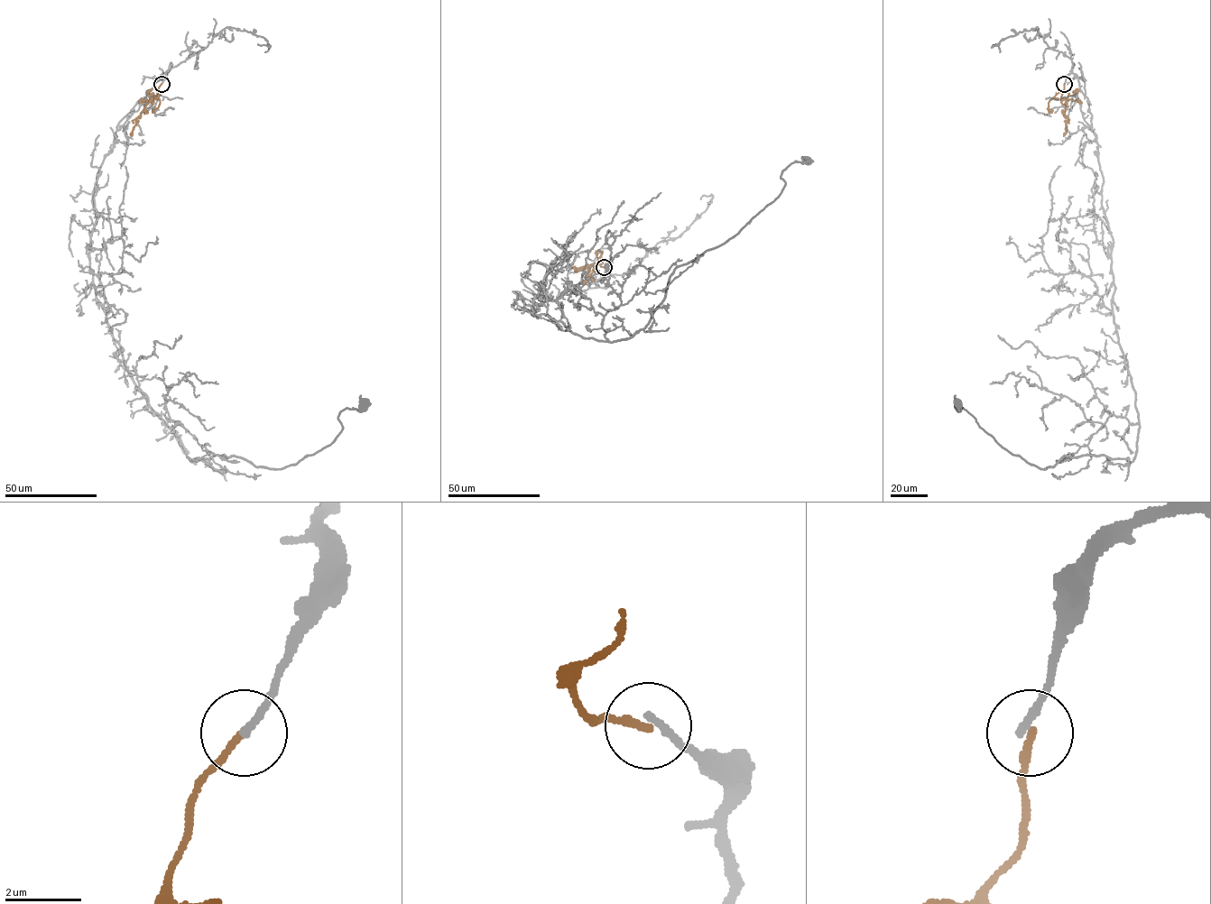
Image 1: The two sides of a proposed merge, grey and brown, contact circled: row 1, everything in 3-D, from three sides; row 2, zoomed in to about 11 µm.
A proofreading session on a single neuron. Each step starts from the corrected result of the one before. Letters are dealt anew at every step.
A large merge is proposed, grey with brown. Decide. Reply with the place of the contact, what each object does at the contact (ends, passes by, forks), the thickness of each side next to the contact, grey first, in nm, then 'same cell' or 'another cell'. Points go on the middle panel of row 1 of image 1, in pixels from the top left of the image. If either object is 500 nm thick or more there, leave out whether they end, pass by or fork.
place (604, 267); grey ends; brown ends; calibres 200 and 200 nm; another cell

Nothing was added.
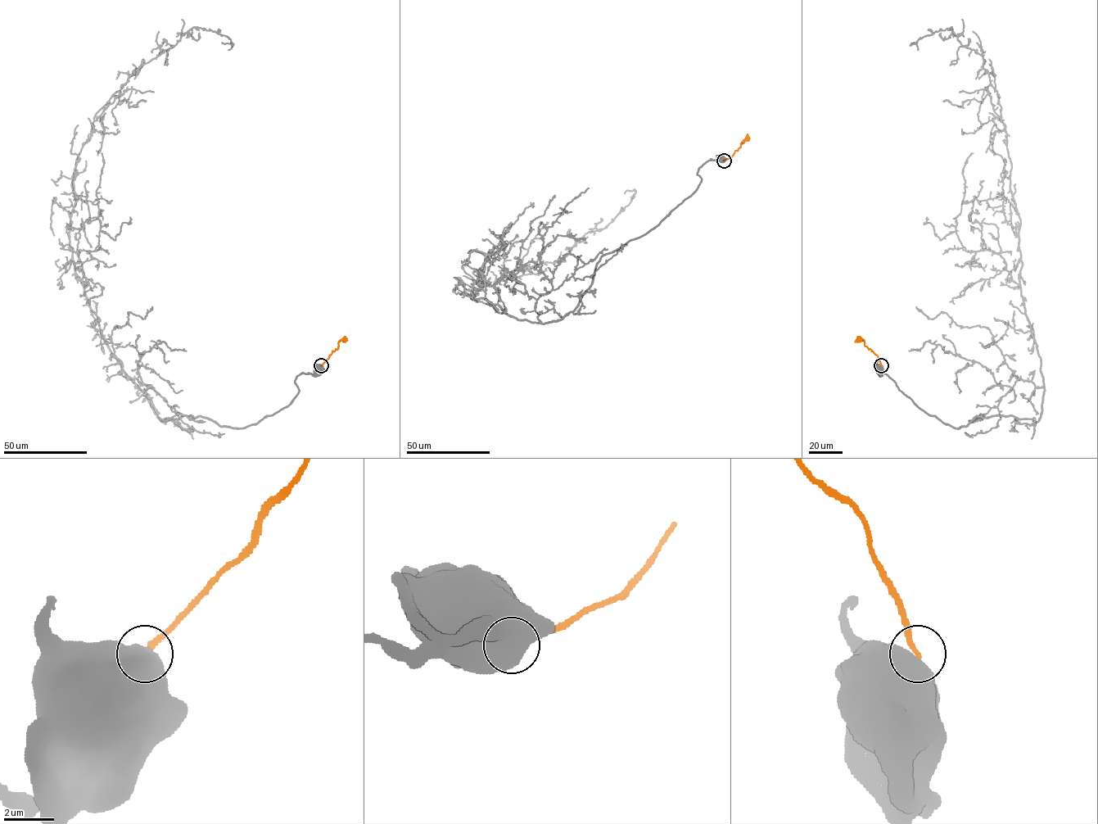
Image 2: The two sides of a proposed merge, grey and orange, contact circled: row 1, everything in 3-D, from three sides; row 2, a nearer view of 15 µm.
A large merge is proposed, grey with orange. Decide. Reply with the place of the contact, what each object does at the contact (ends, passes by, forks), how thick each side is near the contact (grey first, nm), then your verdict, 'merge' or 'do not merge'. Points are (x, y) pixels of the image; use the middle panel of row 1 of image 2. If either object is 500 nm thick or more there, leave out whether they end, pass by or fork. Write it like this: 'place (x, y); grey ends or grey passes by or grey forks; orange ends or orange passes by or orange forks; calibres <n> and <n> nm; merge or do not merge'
place (724, 160); calibres 750 and 220 nm; do not merge

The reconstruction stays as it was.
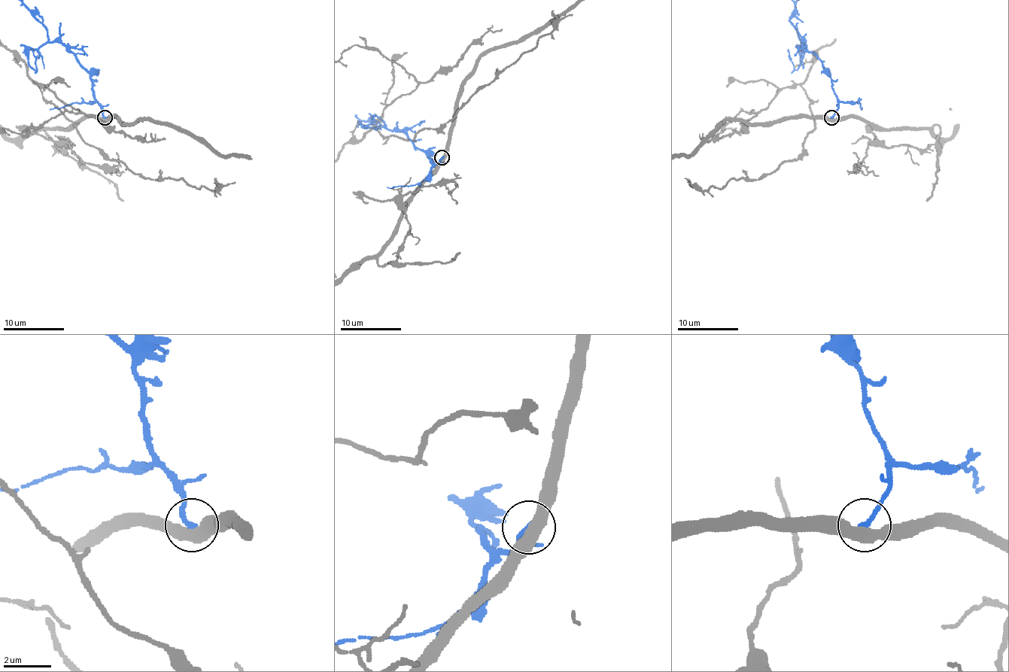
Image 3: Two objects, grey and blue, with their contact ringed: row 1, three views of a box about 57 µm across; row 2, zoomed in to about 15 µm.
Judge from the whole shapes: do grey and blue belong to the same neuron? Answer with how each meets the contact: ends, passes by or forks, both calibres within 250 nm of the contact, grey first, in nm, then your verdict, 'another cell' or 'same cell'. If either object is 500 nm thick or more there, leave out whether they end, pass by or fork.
grey passes by; blue ends there; 480 nm thick on the grey side, 220 nm on the other; another cell

